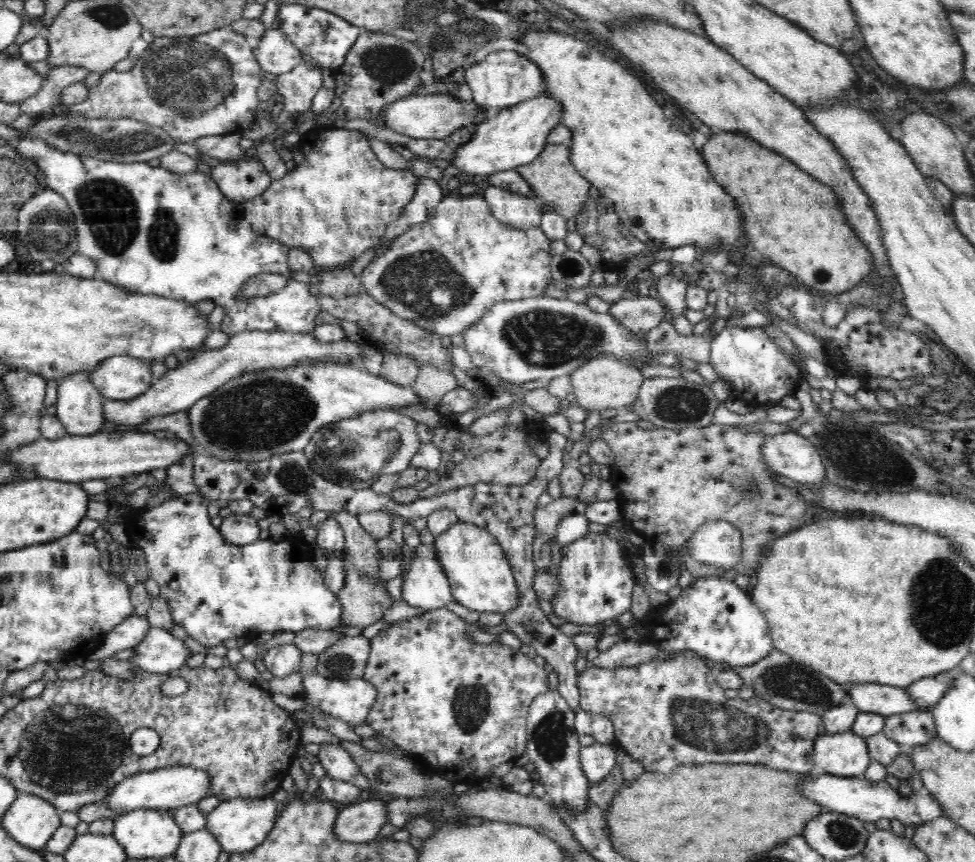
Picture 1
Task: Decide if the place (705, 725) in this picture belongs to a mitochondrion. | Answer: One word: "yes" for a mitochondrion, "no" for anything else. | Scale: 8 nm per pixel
yes

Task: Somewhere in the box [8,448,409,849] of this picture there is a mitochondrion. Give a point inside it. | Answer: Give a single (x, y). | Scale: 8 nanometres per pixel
(66, 746)

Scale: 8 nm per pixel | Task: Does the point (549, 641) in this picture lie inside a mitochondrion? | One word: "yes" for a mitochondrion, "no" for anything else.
no

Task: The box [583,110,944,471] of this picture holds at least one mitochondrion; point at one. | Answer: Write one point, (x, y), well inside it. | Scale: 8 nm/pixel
(678, 405)

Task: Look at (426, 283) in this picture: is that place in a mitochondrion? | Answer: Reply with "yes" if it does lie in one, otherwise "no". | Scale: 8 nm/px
yes

